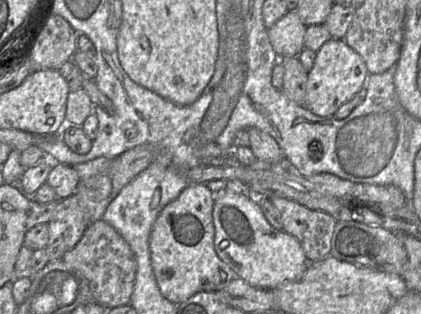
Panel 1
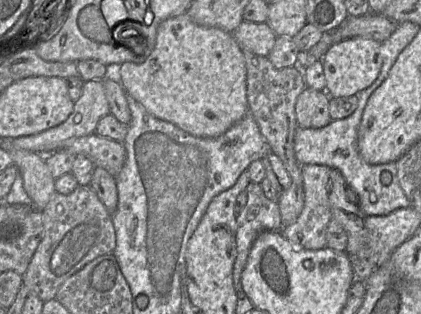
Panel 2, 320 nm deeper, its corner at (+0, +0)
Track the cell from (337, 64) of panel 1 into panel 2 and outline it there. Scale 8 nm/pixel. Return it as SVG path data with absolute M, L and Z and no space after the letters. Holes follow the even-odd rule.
M354 37L334 43L322 58L326 80L325 91L330 97L349 97L369 87L382 66L381 43L367 37Z

